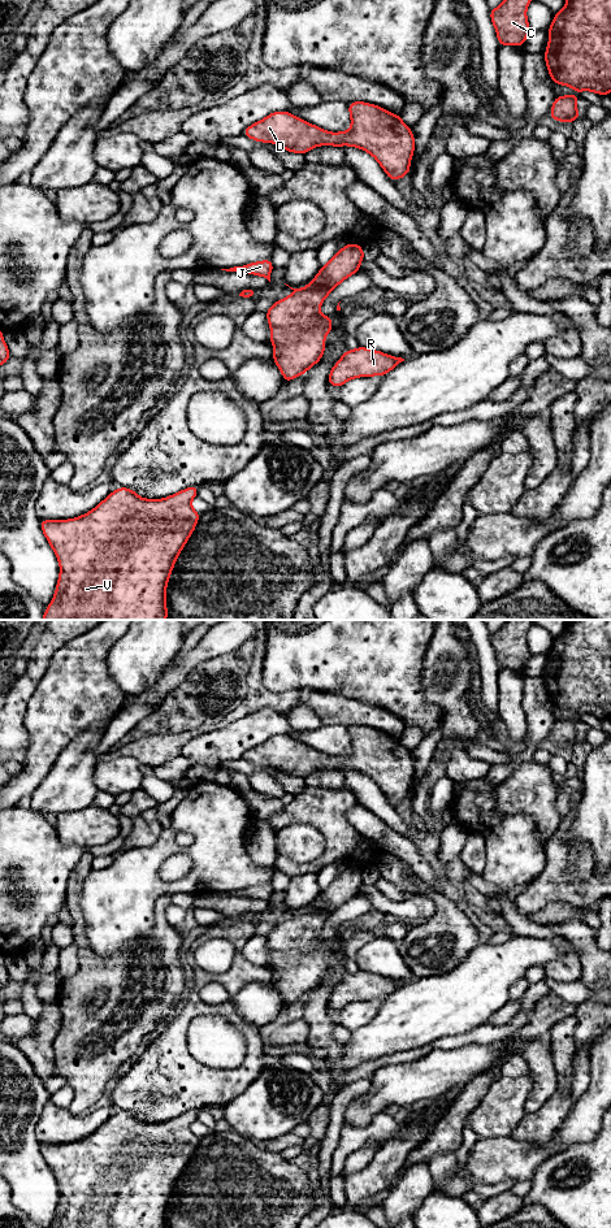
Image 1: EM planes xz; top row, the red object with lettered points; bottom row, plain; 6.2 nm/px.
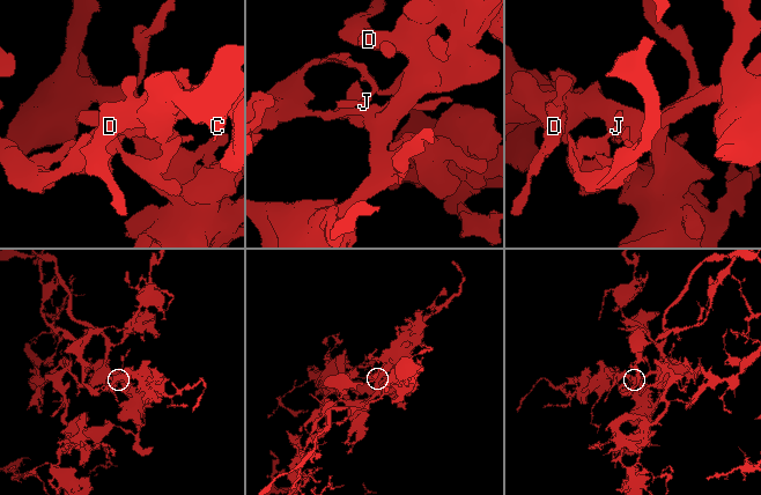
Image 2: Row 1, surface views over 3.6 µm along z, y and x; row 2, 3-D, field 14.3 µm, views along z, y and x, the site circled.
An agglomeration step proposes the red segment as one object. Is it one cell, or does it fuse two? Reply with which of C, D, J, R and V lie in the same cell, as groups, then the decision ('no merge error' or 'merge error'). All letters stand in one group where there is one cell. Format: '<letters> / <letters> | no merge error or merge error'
C D R V / J | merge error

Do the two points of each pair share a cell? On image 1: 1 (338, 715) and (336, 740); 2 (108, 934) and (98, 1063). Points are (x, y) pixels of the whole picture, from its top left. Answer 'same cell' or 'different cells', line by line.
1: different cells
2: different cells

